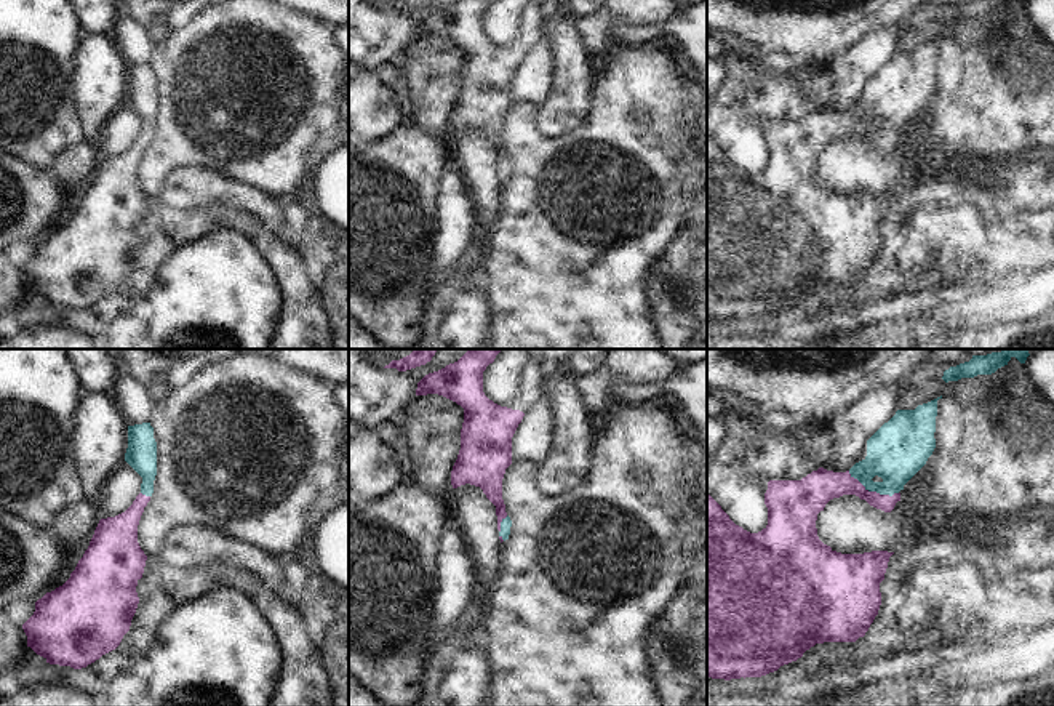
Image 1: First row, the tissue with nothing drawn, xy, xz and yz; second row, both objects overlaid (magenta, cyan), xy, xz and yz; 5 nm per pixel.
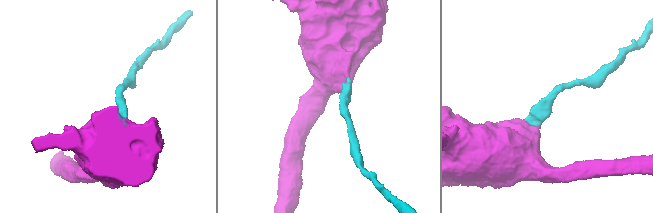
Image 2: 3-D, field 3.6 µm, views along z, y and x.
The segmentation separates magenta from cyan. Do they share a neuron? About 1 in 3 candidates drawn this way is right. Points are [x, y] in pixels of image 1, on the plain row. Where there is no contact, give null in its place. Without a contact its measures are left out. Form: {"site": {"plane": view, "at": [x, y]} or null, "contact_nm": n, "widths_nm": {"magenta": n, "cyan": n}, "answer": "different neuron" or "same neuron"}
{"site": {"plane": "yz", "at": [874, 133]}, "contact_nm": 280, "widths_nm": {"magenta": 150, "cyan": 300}, "answer": "same neuron"}

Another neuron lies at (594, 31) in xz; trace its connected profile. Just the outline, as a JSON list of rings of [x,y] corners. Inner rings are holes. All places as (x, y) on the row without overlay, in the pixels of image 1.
[[[605,0],[600,11],[576,21],[576,30],[584,51],[595,61],[621,42],[609,34],[609,24],[619,18],[630,26],[662,26],[678,5],[670,0]]]

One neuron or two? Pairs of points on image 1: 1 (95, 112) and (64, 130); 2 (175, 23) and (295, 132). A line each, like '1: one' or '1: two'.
1: two
2: two

